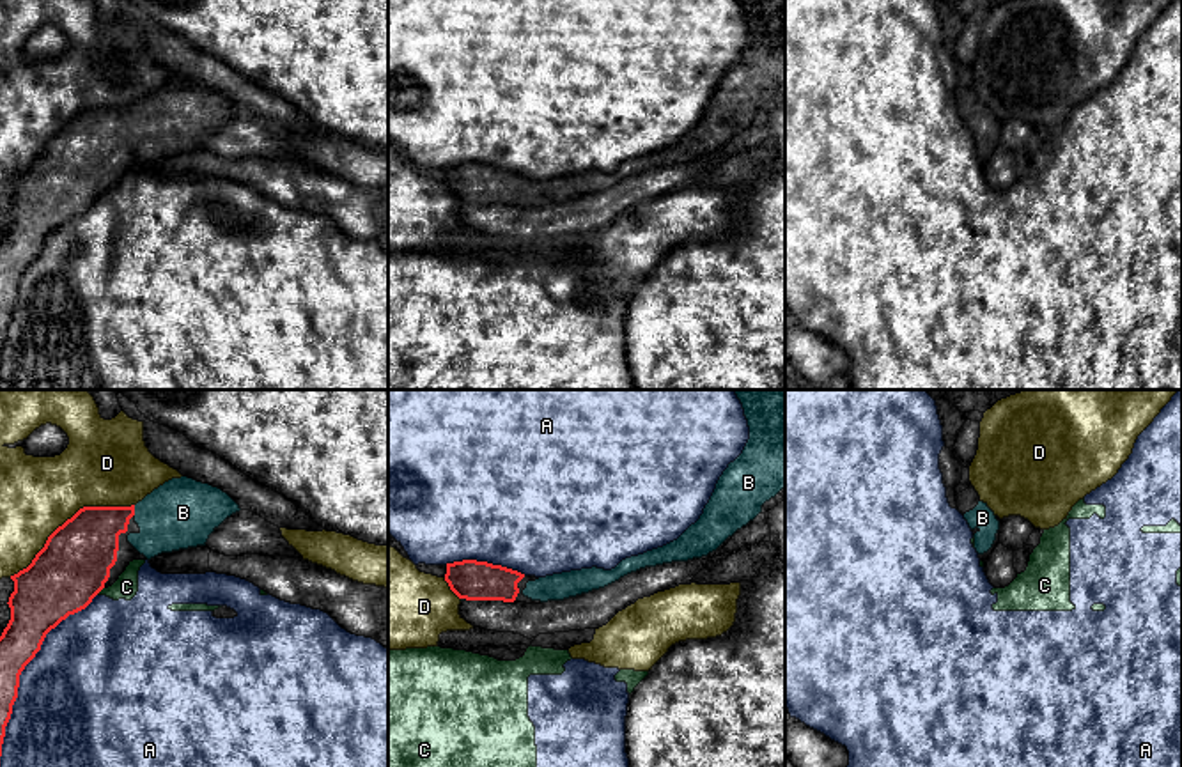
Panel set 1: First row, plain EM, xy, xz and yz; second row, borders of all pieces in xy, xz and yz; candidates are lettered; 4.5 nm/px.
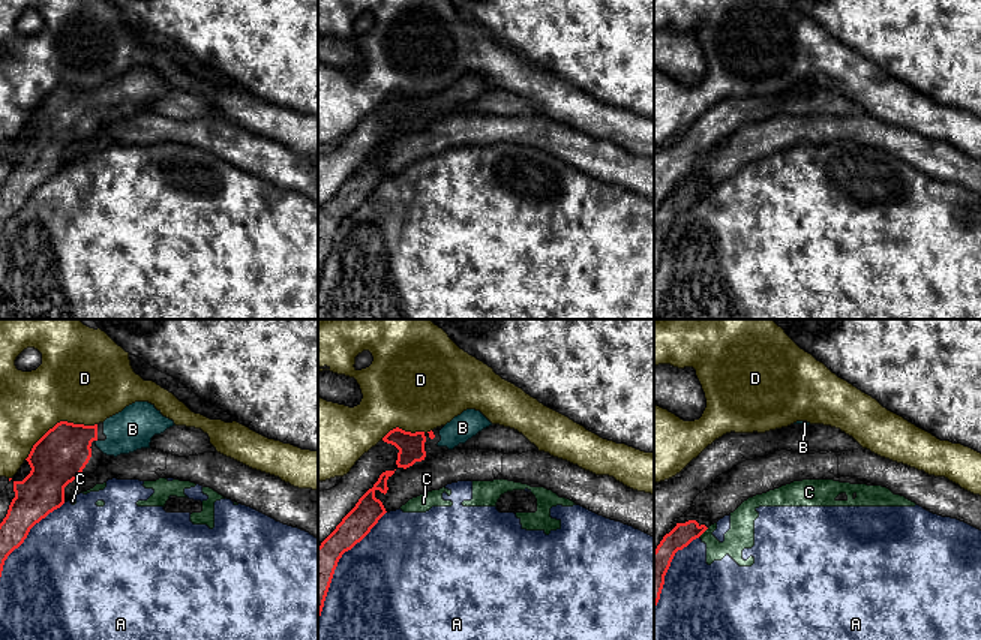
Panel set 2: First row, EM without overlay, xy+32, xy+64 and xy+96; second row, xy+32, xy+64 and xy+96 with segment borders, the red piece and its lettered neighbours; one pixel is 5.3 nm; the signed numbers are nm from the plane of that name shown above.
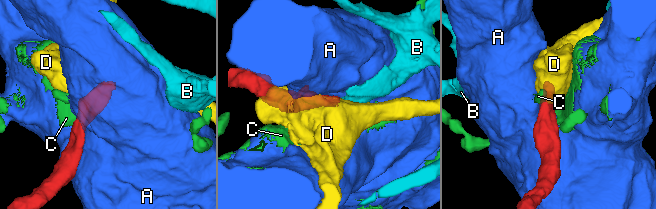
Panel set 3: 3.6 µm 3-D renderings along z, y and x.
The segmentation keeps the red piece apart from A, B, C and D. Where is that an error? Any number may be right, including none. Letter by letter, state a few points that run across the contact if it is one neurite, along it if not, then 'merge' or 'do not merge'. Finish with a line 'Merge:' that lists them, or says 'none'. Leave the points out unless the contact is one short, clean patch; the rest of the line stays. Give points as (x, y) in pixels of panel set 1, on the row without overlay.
A: do not merge
B: line xy (89, 144), (107, 126), (133, 114), (183, 116); merge
C: do not merge
D: do not merge
Merge: B

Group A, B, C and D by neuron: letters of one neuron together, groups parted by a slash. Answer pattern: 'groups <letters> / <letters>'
groups A C / B / D

